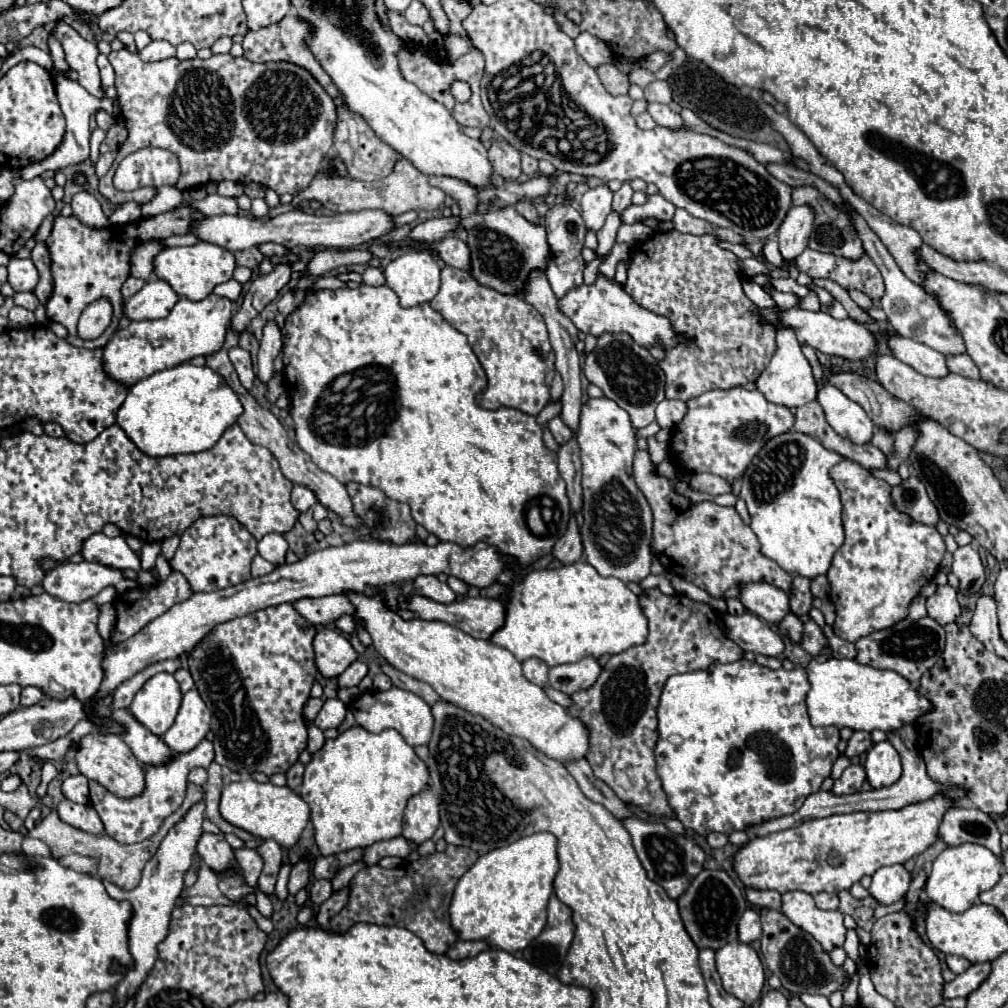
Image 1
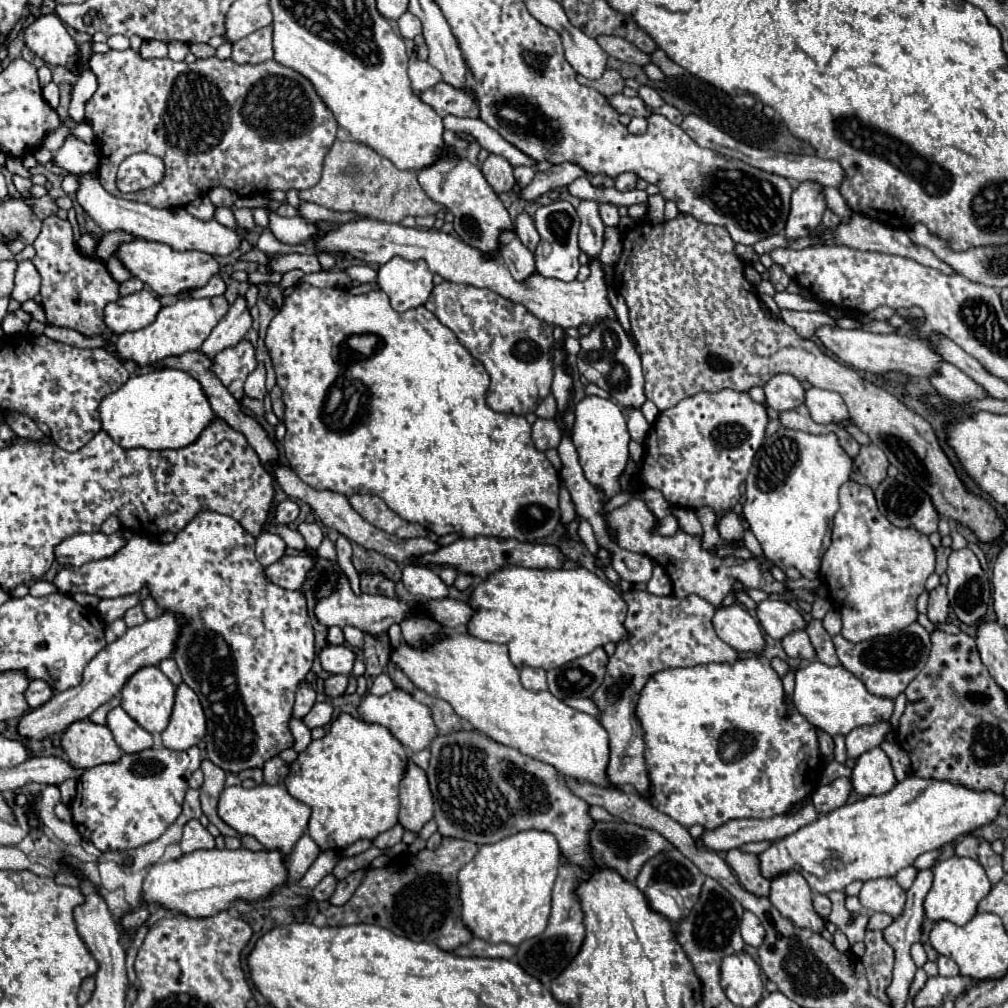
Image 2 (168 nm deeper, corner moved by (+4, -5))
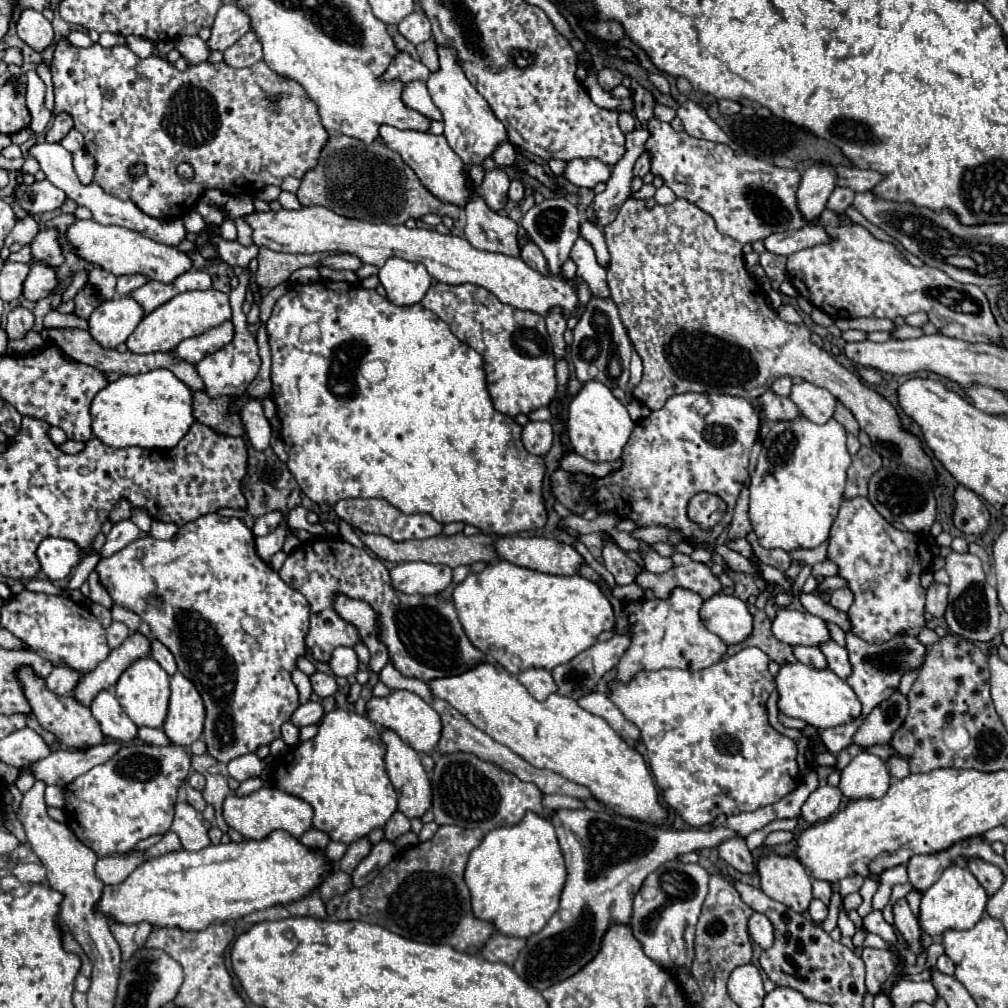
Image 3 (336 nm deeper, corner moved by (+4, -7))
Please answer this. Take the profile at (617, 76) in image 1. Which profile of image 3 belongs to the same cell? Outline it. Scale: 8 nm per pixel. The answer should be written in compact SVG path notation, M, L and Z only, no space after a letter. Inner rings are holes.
M601 69L599 73L597 73L597 79L599 79L599 85L605 89L605 91L611 91L613 87L617 87L617 85L621 85L621 81L623 81L623 73L619 73L617 69Z

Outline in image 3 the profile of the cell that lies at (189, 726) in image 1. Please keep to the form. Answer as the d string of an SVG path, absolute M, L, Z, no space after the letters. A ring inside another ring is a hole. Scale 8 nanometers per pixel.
M179 671L171 677L169 713L165 719L165 733L173 745L187 747L203 733L205 705L197 687Z

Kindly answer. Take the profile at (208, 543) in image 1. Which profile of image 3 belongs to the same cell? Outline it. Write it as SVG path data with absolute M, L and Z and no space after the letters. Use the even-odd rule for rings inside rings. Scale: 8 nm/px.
M209 513L203 515L187 525L183 525L177 535L169 541L161 541L161 539L153 539L153 537L143 537L137 539L133 543L129 543L125 549L121 549L119 553L101 559L99 565L95 567L95 571L101 577L101 583L107 587L113 603L137 613L145 623L149 623L151 627L151 635L155 639L159 639L173 655L177 661L177 669L179 673L183 673L187 679L191 679L197 687L197 691L203 697L205 709L207 709L207 717L205 717L205 743L207 743L207 751L211 757L215 757L221 763L229 763L235 757L241 757L245 753L255 753L255 749L259 745L269 745L273 739L281 737L281 725L285 721L289 721L289 717L293 715L293 711L299 707L299 691L295 687L295 683L291 681L291 671L297 667L295 661L299 655L305 655L305 635L309 631L309 603L307 599L291 589L287 583L281 581L279 573L271 569L271 565L267 565L255 551L255 537L251 533L251 529L237 517L221 517L217 513Z

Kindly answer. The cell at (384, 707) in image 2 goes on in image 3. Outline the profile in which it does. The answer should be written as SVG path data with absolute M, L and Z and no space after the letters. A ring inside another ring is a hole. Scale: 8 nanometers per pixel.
M391 691L387 697L373 697L367 703L367 715L377 725L395 731L403 741L407 741L415 751L429 753L435 749L439 737L441 737L441 719L433 711L429 703L425 703L419 695L411 691Z

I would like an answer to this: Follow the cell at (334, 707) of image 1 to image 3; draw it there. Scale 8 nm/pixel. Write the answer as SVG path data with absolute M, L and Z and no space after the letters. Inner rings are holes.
M307 701L295 709L291 715L291 723L295 727L305 727L305 725L315 725L323 717L323 707L317 701Z

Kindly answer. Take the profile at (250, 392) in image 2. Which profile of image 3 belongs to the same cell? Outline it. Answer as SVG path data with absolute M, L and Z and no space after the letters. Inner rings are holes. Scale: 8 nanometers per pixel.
M249 399L249 403L241 409L239 413L241 423L245 427L247 439L251 443L253 449L263 451L269 447L269 439L271 439L271 427L269 421L263 415L263 407L259 399Z

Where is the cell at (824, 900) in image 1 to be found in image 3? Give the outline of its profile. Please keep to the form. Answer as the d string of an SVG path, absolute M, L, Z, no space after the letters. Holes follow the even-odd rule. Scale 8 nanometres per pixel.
M813 899L807 911L809 911L809 915L811 915L811 919L813 919L815 923L823 923L823 921L827 919L827 905L821 903L819 899Z

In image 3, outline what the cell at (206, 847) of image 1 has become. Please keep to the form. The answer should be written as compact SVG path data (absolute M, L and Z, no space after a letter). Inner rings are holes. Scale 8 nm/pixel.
M175 803L175 819L171 831L179 835L183 849L201 851L209 845L207 827L203 825L199 813L189 803Z

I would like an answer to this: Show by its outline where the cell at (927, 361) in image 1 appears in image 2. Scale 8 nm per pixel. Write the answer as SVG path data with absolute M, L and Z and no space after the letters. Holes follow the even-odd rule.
M939 363L935 367L935 371L929 375L929 381L937 393L941 393L957 403L969 401L969 399L979 399L979 397L987 395L981 385L971 381L971 377L967 377L963 371L959 371L951 363Z

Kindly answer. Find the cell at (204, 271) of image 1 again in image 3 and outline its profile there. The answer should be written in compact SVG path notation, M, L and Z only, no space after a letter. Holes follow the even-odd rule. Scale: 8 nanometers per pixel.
M93 219L87 221L73 221L67 231L65 231L67 241L73 245L75 253L85 259L91 265L103 267L105 271L113 275L133 275L141 273L147 275L149 279L161 281L161 283L171 283L175 277L179 277L183 271L191 269L191 259L177 251L175 247L157 243L153 239L147 239L135 231L127 231L125 227L117 225L101 225Z

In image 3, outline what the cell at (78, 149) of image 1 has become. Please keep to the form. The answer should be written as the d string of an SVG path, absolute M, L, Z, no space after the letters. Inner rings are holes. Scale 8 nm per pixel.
M77 151L73 153L73 167L77 171L77 177L83 185L89 185L93 181L93 173L95 173L95 159L91 159L91 155L87 155L87 151Z

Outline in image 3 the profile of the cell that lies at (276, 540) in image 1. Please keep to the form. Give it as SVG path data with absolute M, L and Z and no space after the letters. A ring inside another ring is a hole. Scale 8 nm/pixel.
M279 525L273 533L269 533L269 535L265 535L265 537L257 537L255 545L257 545L259 557L261 557L265 563L269 563L269 559L271 559L277 551L281 551L281 547L283 547L287 535L289 535L289 527L287 527L287 525Z

